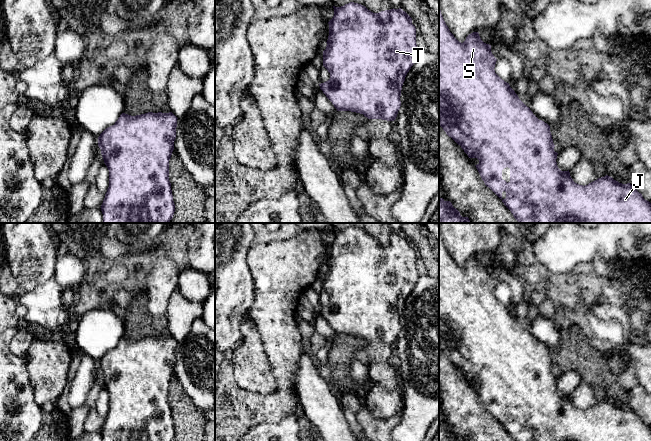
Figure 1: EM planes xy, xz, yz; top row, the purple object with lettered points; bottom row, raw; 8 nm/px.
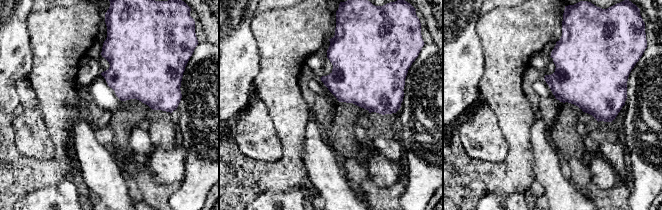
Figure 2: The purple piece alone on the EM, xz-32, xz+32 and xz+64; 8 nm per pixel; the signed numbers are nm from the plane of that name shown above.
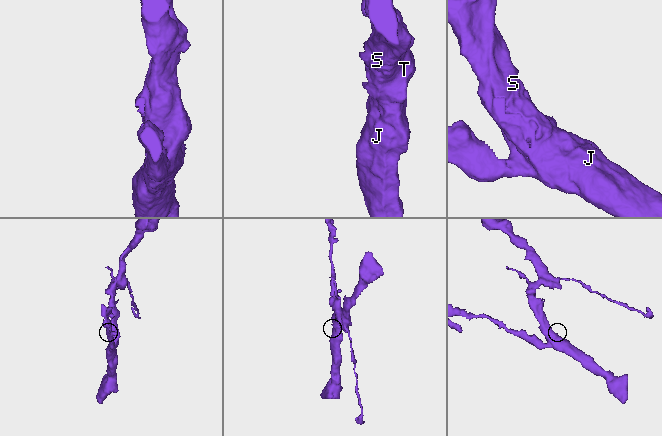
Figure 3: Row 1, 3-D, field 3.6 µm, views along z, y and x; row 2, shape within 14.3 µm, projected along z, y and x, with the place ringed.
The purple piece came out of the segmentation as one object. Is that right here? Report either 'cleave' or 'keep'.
keep

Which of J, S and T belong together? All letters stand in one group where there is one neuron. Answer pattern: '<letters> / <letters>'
J S T

